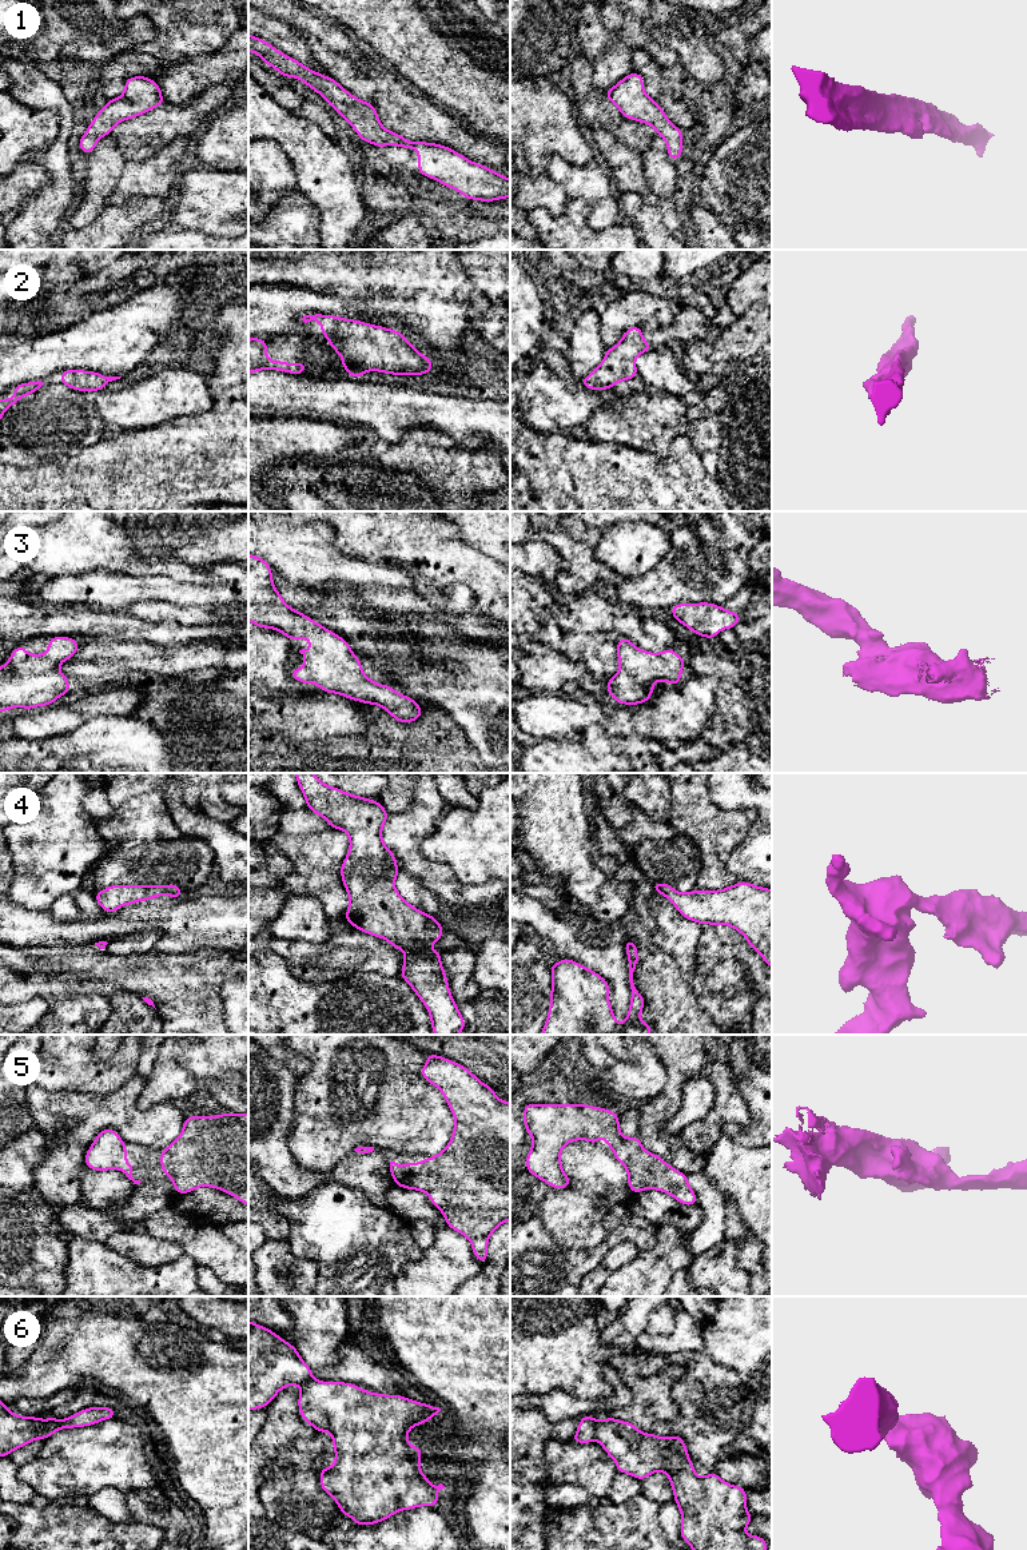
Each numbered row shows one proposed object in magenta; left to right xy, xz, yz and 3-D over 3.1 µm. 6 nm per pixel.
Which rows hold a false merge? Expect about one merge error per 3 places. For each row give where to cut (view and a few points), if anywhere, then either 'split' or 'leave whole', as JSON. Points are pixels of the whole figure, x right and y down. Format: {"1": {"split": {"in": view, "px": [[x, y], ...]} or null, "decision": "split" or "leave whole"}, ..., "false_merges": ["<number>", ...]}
{"1": {"split": null, "decision": "leave whole"}, "2": {"split": null, "decision": "leave whole"}, "3": {"split": null, "decision": "leave whole"}, "4": {"split": null, "decision": "leave whole"}, "5": {"split": null, "decision": "leave whole"}, "6": {"split": {"in": "xy", "px": [[43, 1421], [44, 1438]]}, "decision": "split"}, "false_merges": ["6"]}

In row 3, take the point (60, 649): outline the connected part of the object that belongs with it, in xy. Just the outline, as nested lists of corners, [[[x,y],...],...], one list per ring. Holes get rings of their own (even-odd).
[[[49,637],[48,650],[44,654],[28,654],[24,645],[15,648],[11,658],[0,668],[0,714],[11,708],[29,710],[36,706],[48,706],[69,693],[69,678],[57,668],[72,658],[77,649],[79,642],[71,637]]]

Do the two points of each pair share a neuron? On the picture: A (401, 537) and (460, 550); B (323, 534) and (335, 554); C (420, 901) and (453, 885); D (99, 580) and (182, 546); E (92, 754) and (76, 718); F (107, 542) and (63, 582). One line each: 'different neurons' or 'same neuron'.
A: same neuron
B: same neuron
C: different neurons
D: different neurons
E: different neurons
F: different neurons

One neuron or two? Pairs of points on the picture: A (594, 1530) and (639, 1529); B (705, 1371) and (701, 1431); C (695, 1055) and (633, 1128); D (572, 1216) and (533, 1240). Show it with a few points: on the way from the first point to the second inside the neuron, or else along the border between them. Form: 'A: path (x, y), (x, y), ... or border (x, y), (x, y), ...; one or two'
A: path (605, 1530), (628, 1530); one
B: path (705, 1386), (707, 1417); one
C: border (639, 1123), (640, 1135); two
D: border (538, 1218), (545, 1231), (560, 1246), (573, 1250); two

